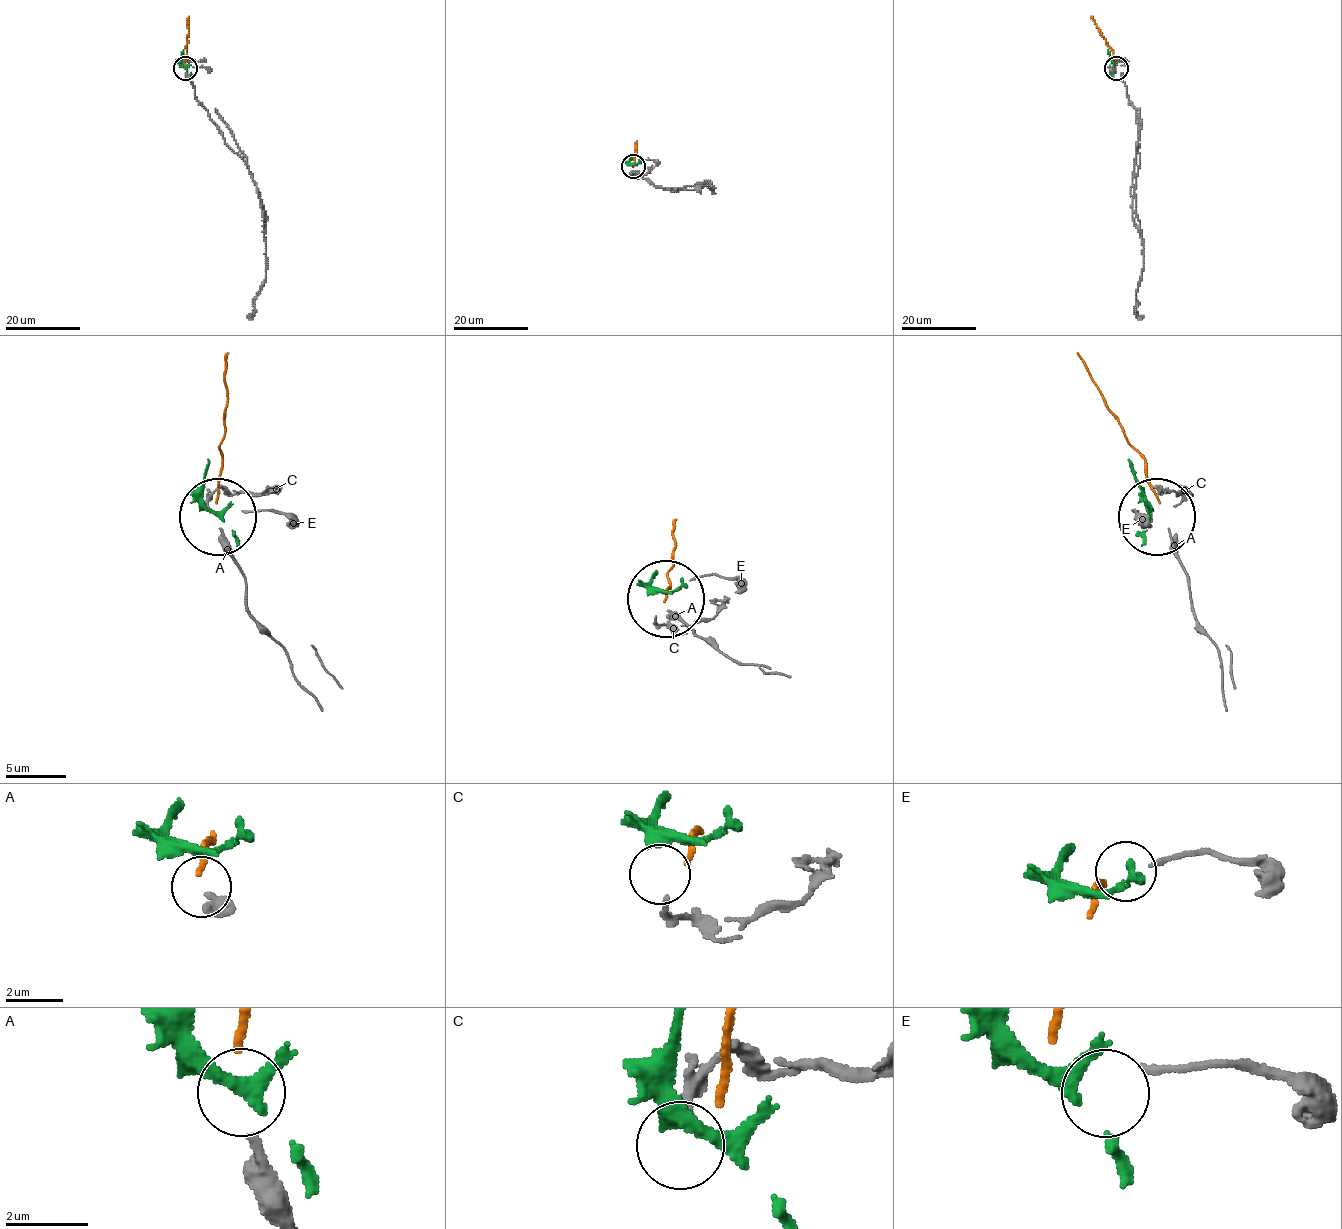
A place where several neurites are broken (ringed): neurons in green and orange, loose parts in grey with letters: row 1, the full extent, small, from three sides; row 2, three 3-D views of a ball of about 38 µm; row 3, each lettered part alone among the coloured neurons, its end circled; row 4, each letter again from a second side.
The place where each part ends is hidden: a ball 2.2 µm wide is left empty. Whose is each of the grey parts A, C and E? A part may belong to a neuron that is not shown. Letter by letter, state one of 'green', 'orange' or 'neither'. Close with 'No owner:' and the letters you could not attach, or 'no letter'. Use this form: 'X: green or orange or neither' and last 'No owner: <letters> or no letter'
A: orange
C: green
E: neither
No owner: E

